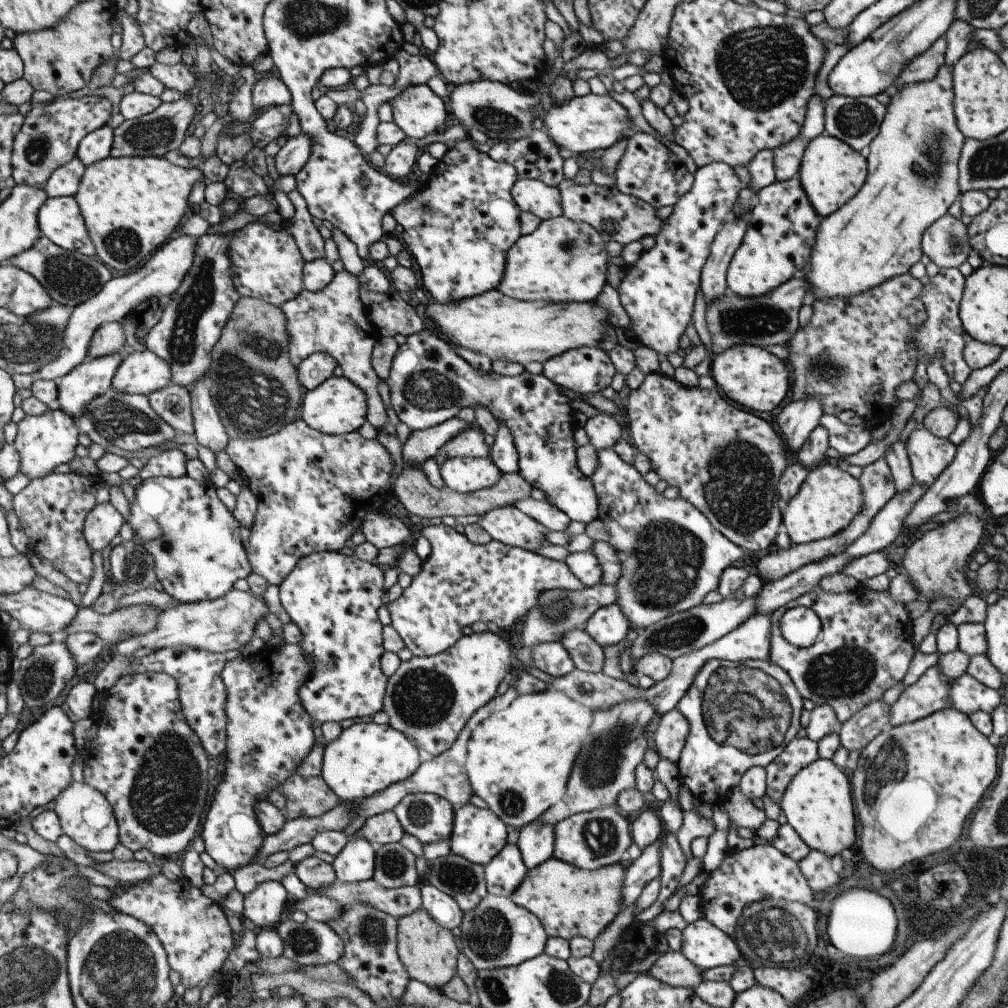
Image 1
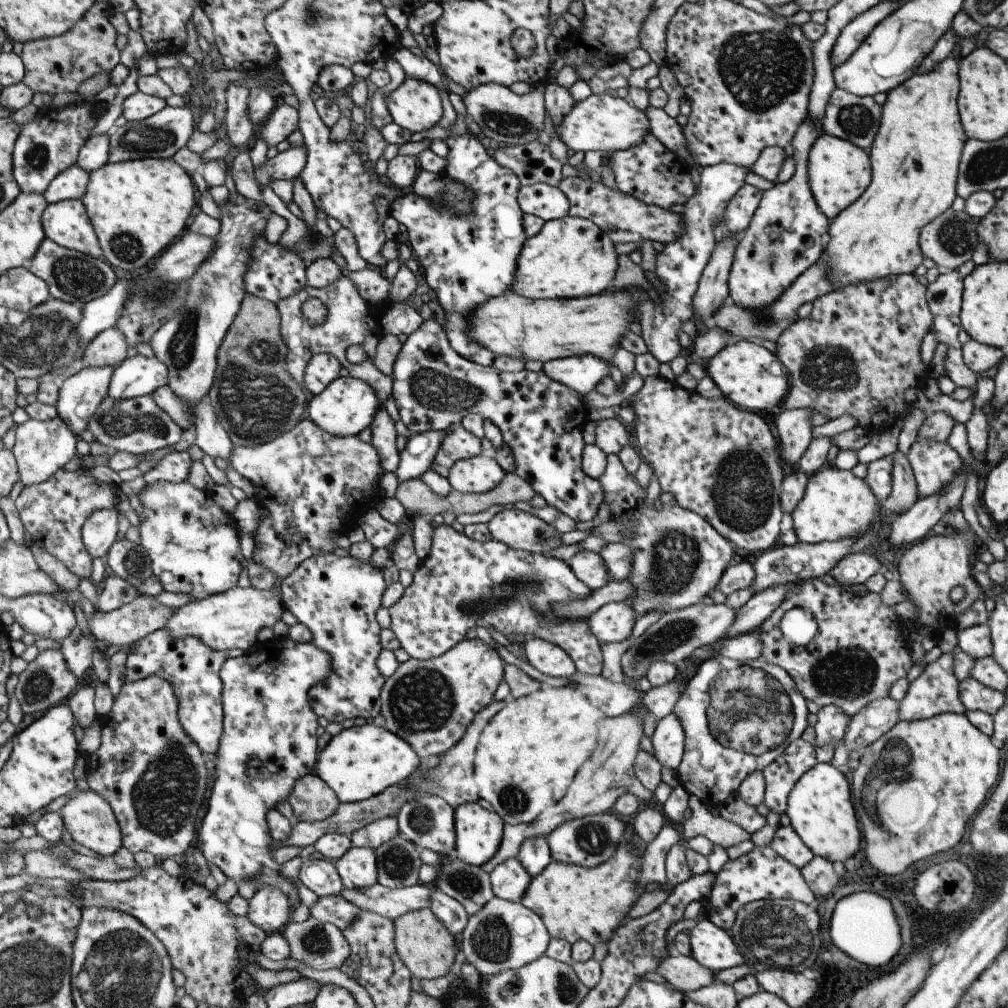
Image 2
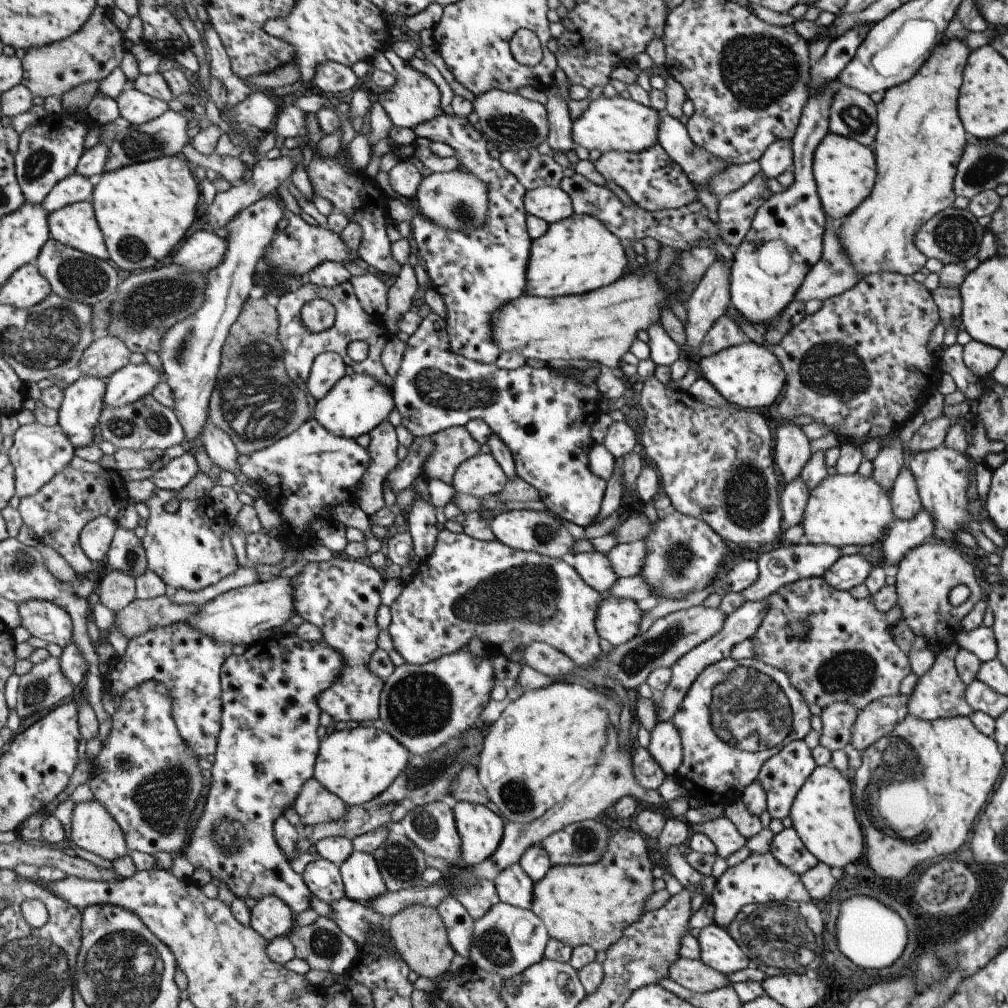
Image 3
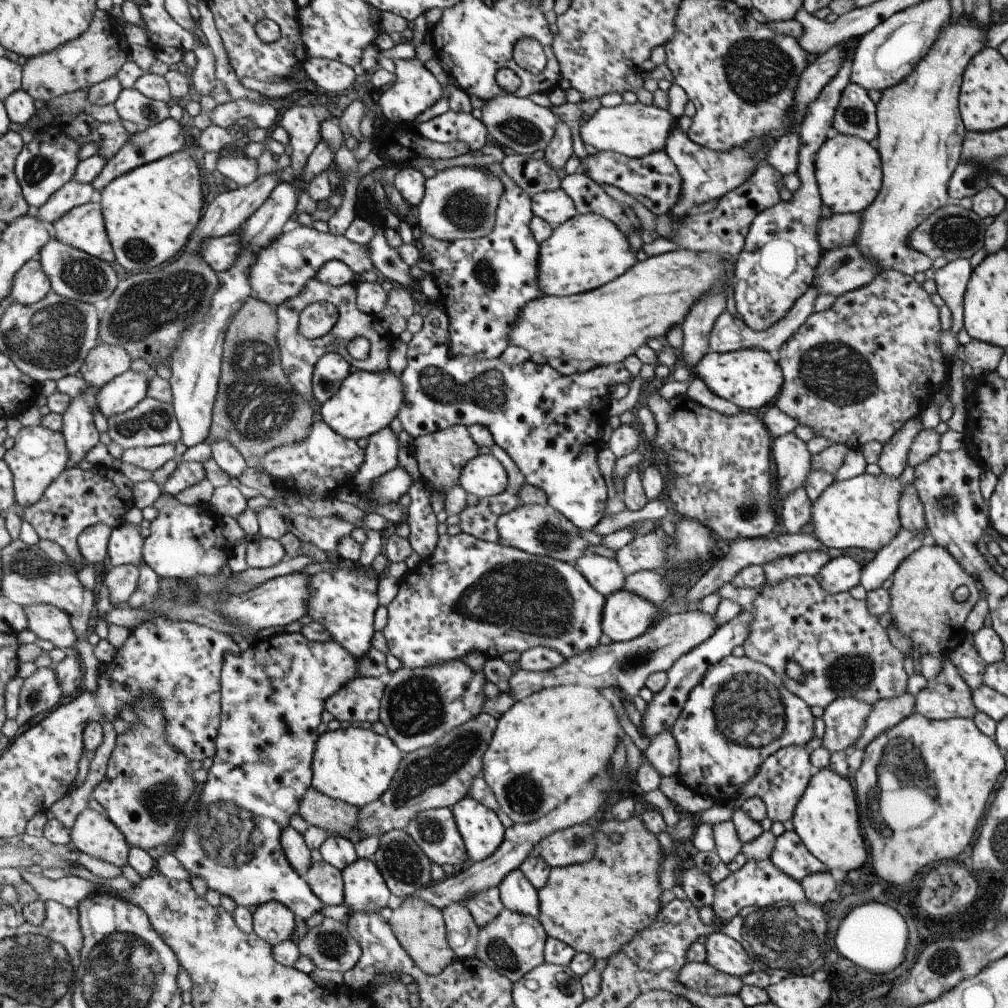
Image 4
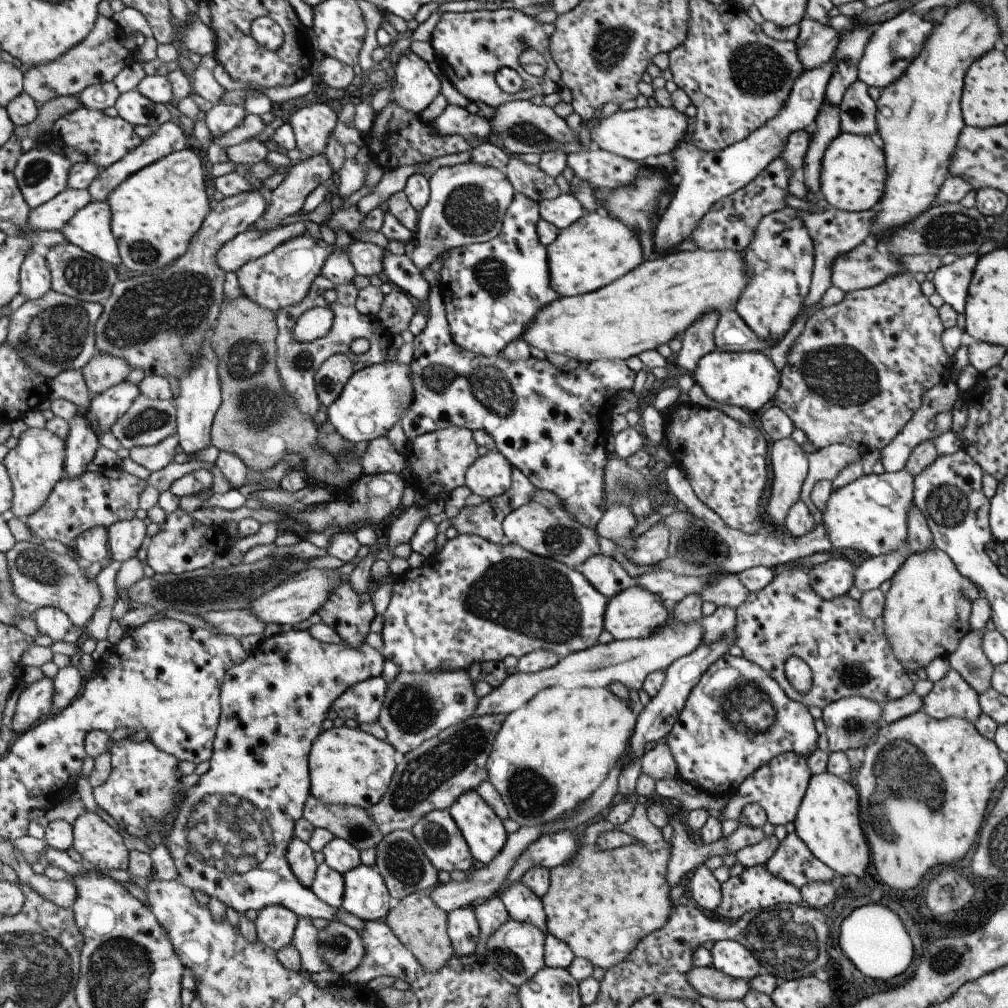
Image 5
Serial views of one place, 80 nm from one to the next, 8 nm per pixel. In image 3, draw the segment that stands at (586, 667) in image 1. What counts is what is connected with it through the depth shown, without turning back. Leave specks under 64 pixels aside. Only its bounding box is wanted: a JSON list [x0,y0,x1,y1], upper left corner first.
[388,529,602,667]

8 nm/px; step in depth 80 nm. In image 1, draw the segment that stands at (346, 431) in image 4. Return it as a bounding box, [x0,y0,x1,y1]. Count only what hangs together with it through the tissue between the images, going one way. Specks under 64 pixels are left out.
[302,376,368,435]

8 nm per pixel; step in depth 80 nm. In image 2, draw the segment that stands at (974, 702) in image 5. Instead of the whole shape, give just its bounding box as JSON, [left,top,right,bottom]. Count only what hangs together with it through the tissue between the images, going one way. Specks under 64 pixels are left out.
[898,652,966,721]

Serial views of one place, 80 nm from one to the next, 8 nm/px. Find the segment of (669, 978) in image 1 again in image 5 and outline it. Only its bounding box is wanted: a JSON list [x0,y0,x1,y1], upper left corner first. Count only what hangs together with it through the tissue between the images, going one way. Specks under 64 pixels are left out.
[685,966,750,1001]

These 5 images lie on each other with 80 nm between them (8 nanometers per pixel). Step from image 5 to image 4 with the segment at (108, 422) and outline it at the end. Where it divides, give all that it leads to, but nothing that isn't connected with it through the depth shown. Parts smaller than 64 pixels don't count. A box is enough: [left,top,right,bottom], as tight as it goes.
[97,369,152,418]

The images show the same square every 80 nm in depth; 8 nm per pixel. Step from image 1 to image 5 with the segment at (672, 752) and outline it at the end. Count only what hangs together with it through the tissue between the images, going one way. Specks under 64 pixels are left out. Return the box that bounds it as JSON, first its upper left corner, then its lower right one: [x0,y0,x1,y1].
[639,743,676,781]

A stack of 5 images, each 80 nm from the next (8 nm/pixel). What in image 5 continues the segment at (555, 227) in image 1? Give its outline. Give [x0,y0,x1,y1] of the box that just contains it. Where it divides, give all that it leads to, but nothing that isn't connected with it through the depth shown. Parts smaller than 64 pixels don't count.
[546,211,644,297]

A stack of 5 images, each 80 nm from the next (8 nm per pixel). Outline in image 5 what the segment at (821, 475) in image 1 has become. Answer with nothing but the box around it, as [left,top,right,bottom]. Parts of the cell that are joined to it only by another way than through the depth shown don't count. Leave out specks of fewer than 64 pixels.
[821,468,912,557]

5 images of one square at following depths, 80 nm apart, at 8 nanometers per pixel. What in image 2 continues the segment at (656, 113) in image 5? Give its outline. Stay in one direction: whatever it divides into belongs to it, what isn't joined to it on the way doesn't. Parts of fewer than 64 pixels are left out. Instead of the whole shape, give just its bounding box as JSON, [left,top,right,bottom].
[555,92,649,154]

